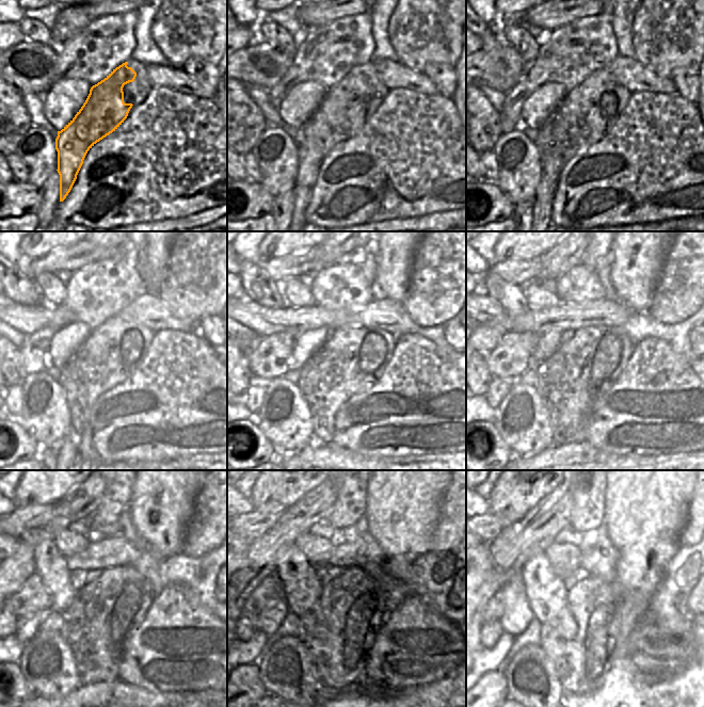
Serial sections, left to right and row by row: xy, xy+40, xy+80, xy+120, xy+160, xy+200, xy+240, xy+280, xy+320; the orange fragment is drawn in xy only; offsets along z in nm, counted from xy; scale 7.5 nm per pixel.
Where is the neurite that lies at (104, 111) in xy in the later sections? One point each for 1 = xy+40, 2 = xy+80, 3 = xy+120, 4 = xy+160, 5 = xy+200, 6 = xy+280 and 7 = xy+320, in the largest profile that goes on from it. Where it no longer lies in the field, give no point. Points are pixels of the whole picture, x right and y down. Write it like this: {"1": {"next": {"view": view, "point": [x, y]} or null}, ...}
{"1": {"next": {"view": "xy+40", "point": [341, 111]}}, "2": {"next": {"view": "xy+80", "point": [568, 131]}}, "3": {"next": {"view": "xy+120", "point": [91, 371]}}, "4": {"next": {"view": "xy+160", "point": [325, 381]}}, "5": {"next": {"view": "xy+200", "point": [563, 385]}}, "6": {"next": {"view": "xy+280", "point": [326, 626]}}, "7": {"next": {"view": "xy+320", "point": [559, 649]}}}

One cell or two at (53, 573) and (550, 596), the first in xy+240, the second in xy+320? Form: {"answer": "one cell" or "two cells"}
{"answer": "one cell"}

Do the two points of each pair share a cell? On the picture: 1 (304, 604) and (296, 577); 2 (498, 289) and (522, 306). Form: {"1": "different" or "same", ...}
{"1": "same", "2": "same"}

